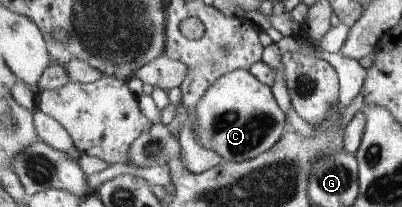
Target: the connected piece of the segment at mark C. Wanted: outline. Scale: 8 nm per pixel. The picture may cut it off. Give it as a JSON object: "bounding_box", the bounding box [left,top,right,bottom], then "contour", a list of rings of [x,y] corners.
{"bounding_box":[193,69,289,162],"contour":[[[232,69],[222,79],[217,79],[215,85],[211,85],[203,99],[197,105],[197,125],[193,125],[193,133],[198,140],[199,145],[215,151],[217,155],[227,162],[247,162],[263,153],[270,151],[282,139],[289,130],[287,117],[283,109],[279,107],[277,99],[273,97],[271,87],[261,83],[250,70]]]}

